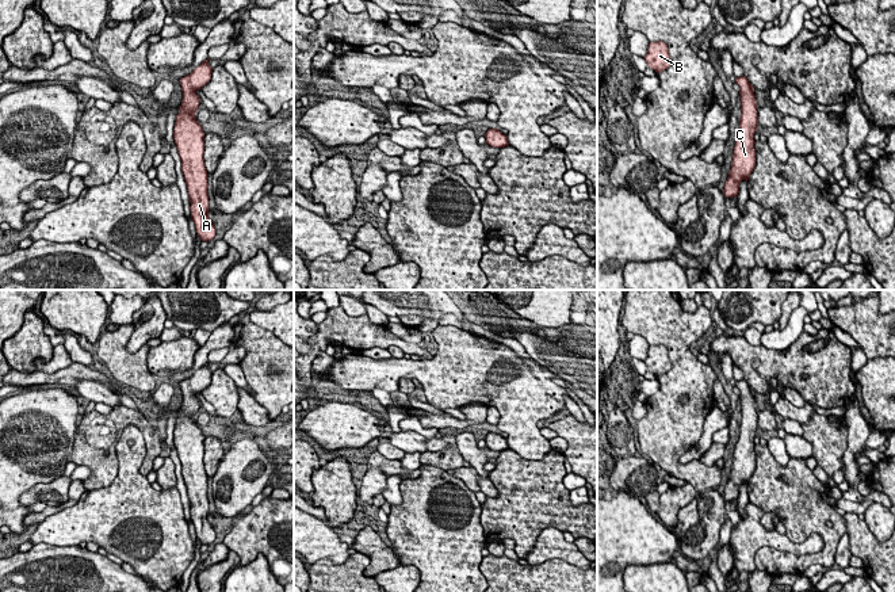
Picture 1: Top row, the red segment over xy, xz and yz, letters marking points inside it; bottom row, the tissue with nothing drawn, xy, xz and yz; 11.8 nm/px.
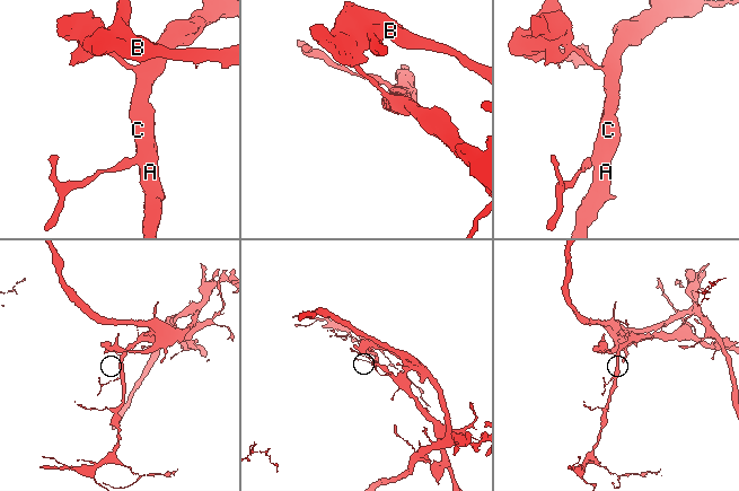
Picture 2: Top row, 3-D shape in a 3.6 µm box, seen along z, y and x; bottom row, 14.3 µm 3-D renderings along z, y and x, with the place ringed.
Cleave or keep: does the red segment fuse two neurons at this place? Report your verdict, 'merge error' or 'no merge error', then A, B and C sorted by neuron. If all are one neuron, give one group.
merge error | A C / B

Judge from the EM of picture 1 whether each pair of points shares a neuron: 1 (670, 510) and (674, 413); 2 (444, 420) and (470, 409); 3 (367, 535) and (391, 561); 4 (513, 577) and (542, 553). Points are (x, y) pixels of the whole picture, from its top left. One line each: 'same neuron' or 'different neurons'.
1: different neurons
2: same neuron
3: same neuron
4: different neurons

